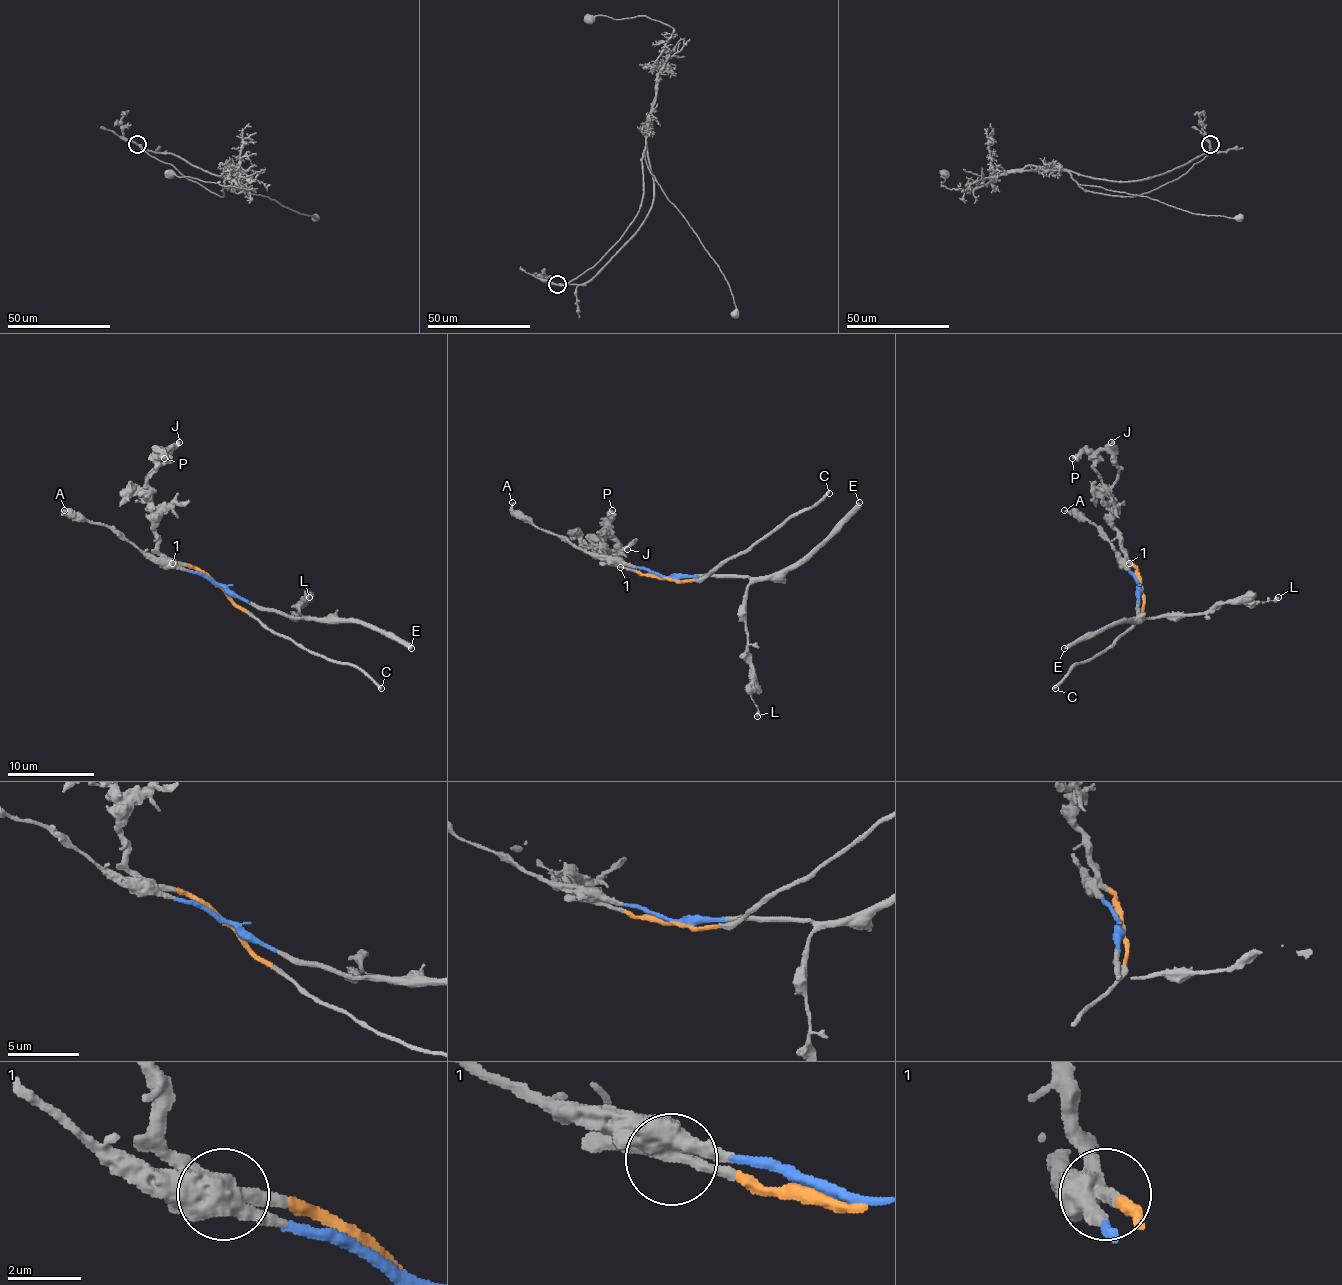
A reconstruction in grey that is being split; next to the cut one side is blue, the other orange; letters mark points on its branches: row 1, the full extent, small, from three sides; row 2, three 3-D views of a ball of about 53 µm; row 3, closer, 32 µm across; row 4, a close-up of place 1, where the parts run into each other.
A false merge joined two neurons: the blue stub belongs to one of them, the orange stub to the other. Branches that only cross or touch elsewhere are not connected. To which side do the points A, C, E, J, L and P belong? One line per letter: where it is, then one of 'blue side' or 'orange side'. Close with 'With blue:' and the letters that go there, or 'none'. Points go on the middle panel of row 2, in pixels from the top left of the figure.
A: (512, 502) | blue side
C: (829, 493) | orange side
E: (859, 502) | blue side
J: (627, 549) | orange side
L: (757, 716) | blue side
P: (612, 510) | orange side
With blue: A, E, L

